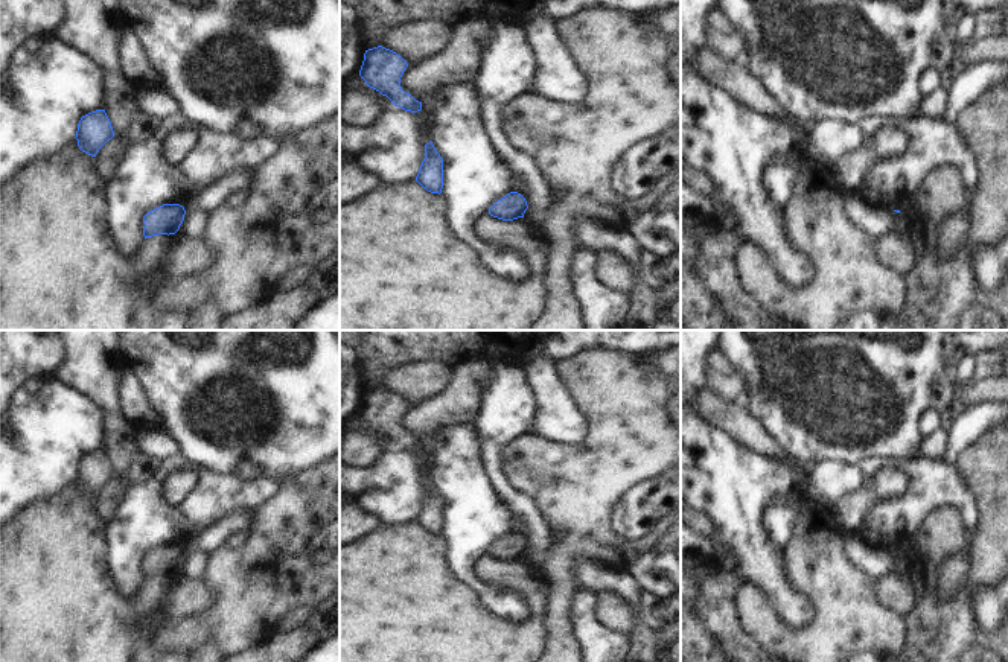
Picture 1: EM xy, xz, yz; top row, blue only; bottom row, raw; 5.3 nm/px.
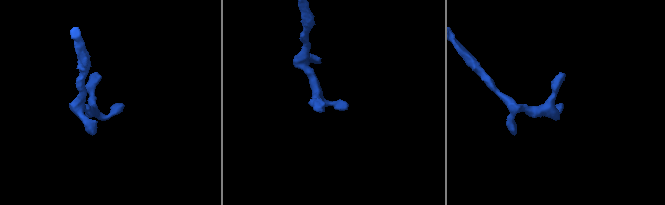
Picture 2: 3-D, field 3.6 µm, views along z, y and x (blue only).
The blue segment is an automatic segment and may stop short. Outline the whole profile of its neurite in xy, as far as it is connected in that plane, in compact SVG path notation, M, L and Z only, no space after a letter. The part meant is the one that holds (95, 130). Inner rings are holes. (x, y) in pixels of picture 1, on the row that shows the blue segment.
M96 110L81 117L75 138L82 152L96 157L113 137L114 131L105 110Z

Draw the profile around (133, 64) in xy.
M126 26L117 30L117 53L120 72L136 90L155 88L155 75L148 67L136 35Z

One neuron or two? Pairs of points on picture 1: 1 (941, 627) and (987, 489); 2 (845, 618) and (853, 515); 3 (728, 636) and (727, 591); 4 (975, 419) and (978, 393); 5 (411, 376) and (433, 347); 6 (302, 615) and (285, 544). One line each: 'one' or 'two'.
1: one
2: two
3: one
4: two
5: two
6: two

